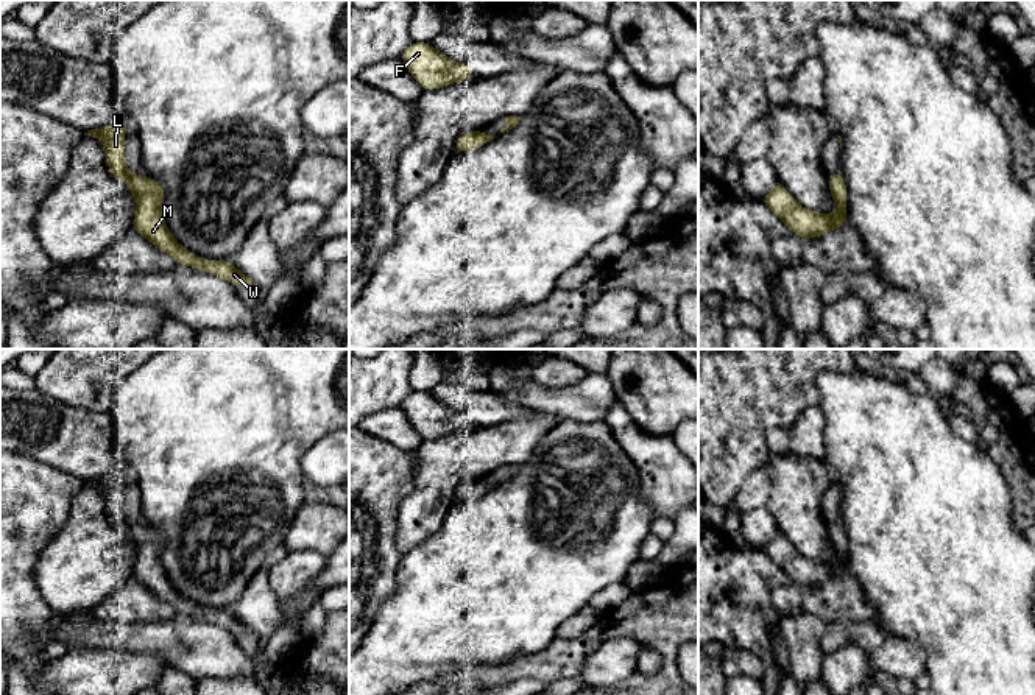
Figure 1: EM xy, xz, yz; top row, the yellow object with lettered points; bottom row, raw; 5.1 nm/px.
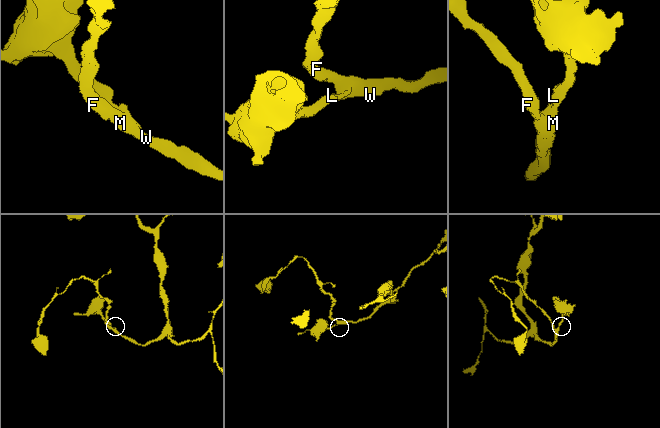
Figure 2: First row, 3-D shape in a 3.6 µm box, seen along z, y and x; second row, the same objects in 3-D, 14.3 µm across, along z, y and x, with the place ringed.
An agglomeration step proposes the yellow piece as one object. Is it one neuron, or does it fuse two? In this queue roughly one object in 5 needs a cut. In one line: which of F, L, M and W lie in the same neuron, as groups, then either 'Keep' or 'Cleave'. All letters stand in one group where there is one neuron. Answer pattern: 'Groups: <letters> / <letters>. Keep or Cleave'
Groups: F L M W. Keep

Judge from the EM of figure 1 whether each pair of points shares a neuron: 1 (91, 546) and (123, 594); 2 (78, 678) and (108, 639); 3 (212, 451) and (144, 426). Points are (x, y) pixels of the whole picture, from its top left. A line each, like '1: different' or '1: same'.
1: different
2: different
3: same

